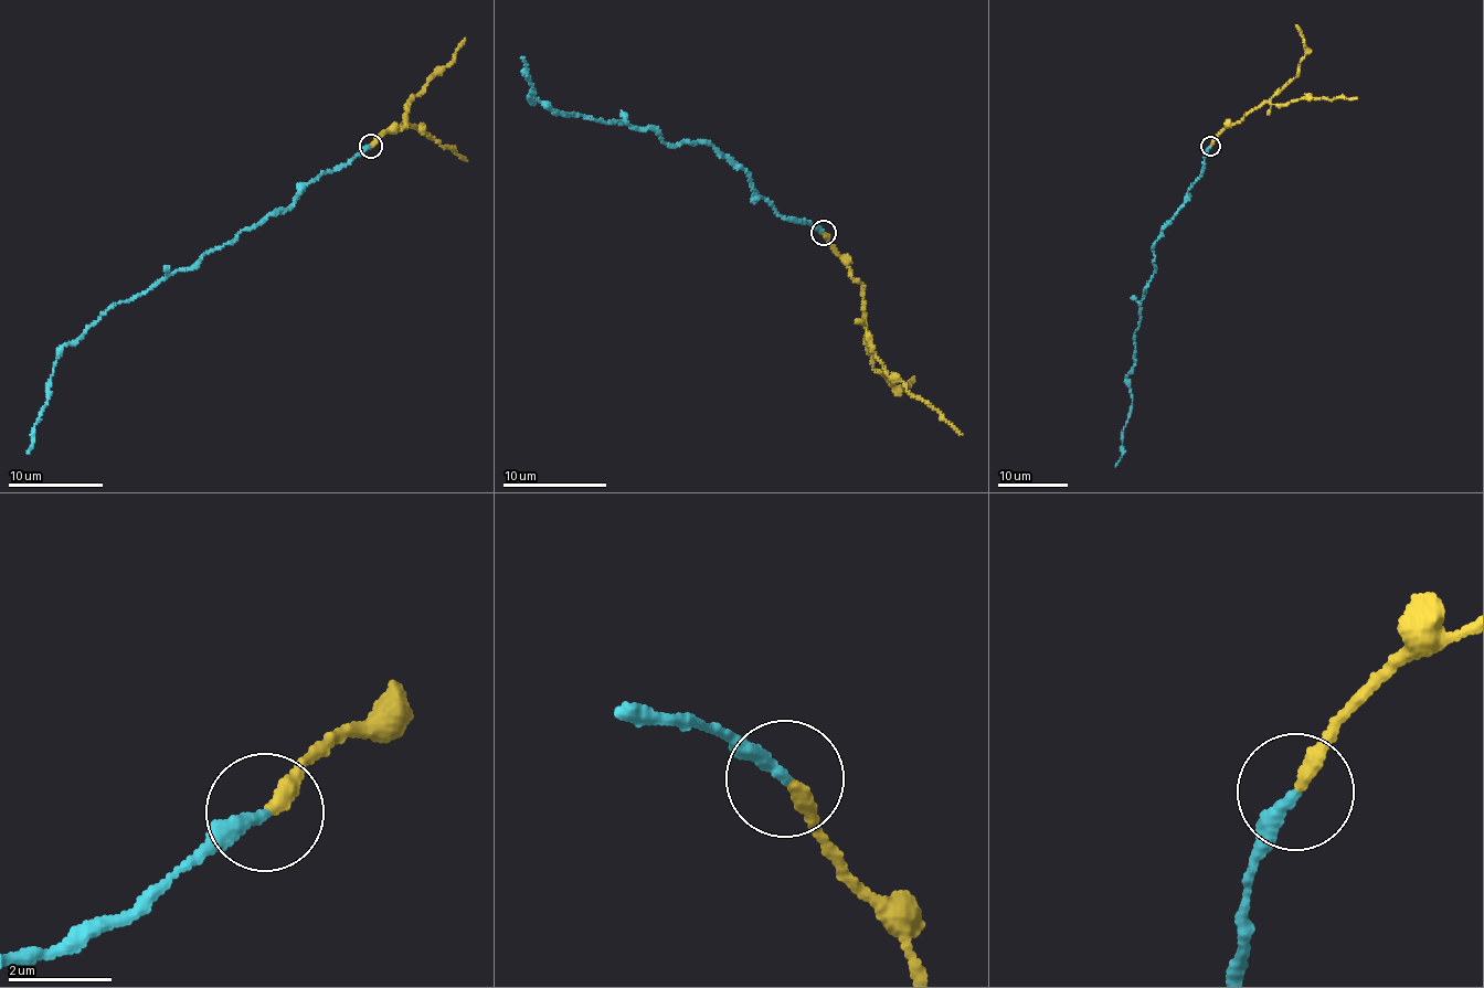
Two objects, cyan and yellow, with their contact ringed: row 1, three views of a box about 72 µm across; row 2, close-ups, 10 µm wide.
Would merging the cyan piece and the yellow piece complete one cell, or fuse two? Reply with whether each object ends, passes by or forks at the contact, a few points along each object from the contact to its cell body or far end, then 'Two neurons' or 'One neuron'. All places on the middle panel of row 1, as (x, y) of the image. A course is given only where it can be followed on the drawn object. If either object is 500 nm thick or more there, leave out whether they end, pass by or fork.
At the ring cyan ends. At the ring yellow ends. Course of cyan: (823, 233), (777, 215), (742, 166), (718, 155), (711, 145), (670, 145), (650, 129), (530, 102), (521, 57). Course of yellow: (822, 233), (861, 286), (868, 346), (882, 368), (911, 394), (928, 401), (962, 434). Two neurons

